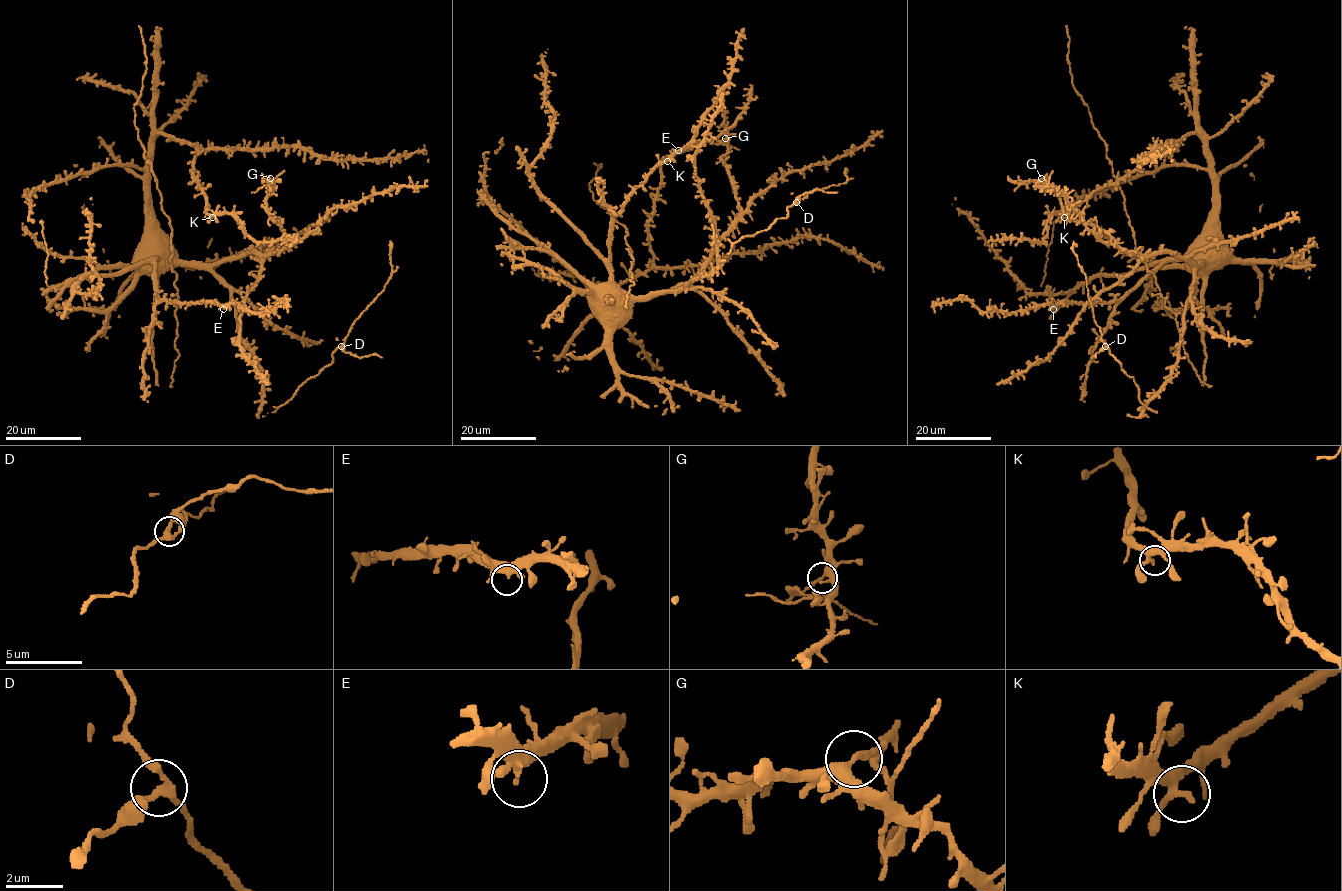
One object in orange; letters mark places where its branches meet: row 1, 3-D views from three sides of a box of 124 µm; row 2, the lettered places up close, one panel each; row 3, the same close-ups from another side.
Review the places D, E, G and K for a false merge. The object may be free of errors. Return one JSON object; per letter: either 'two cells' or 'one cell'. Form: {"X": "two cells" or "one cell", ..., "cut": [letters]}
{"D": "one cell", "E": "one cell", "G": "two cells", "K": "one cell", "cut": ["G"]}

